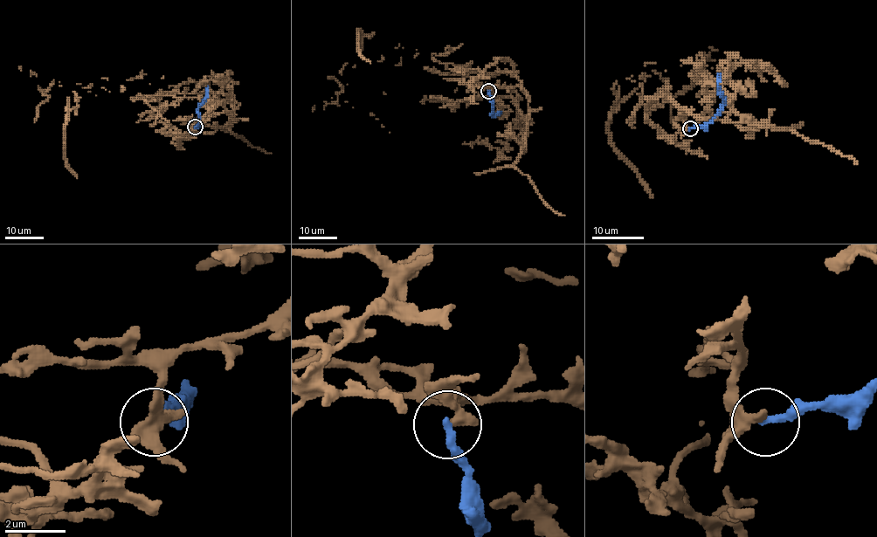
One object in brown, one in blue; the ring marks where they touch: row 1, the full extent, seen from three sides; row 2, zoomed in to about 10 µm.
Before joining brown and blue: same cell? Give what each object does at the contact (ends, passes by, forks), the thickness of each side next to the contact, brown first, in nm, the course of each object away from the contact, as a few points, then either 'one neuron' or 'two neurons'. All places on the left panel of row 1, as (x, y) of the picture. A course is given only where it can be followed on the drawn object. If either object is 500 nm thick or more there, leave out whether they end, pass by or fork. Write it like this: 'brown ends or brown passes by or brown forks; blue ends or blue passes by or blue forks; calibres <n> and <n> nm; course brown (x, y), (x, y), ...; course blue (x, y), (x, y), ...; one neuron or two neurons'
brown ends; blue ends; calibres 360 and 280 nm; course brown (195, 127), (227, 112), (122, 87), (52, 83), (43, 101), (60, 81), (95, 95); course blue (195, 127), (198, 123), (198, 106), (206, 96), (208, 86); two neurons

